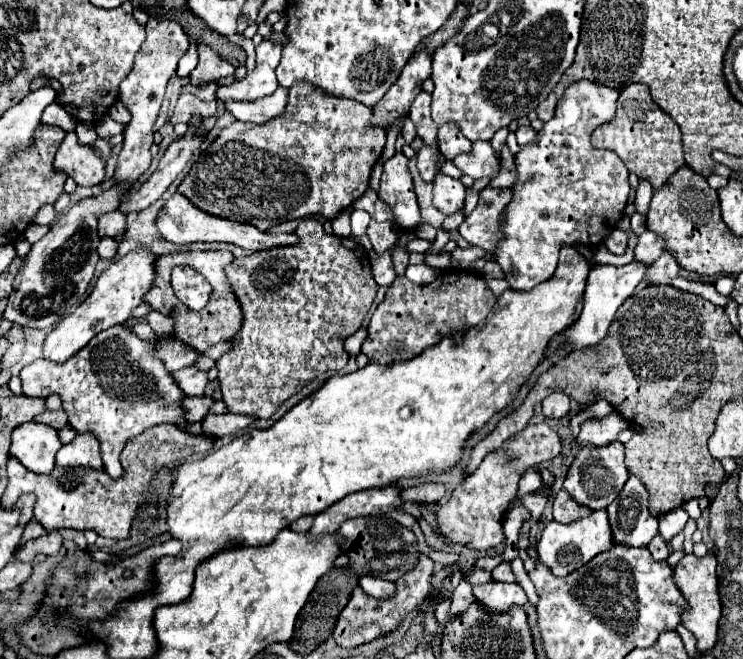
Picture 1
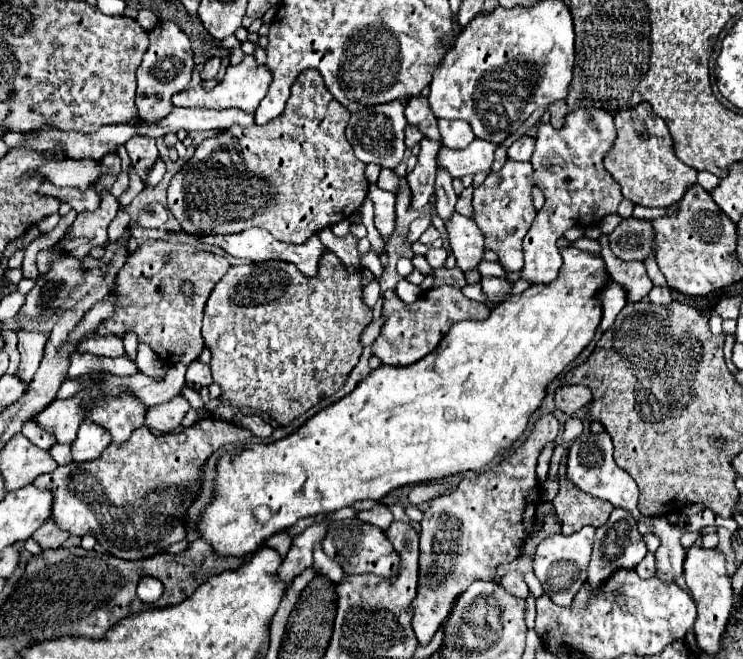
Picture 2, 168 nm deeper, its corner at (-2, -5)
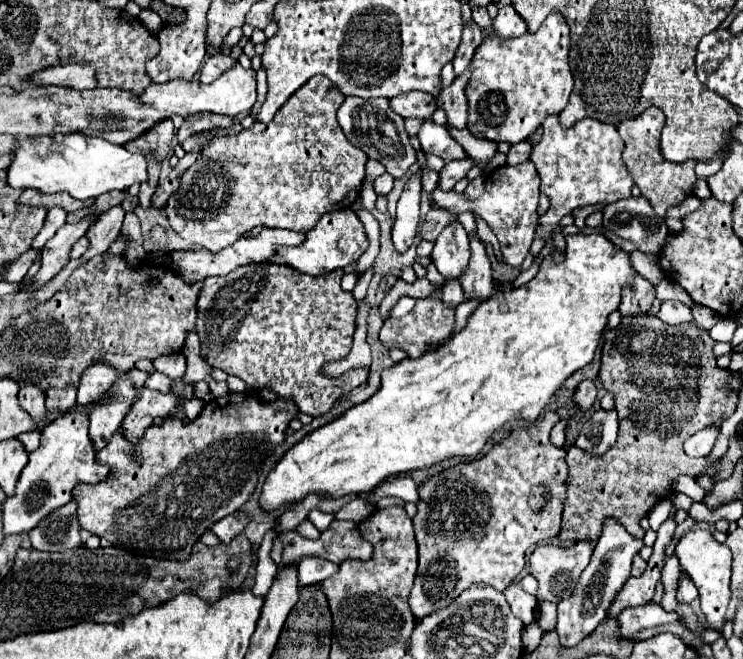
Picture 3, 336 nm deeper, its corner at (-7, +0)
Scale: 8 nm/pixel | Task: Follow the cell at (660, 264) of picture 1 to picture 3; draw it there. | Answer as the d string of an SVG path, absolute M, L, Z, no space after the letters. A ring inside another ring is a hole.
M663 302L661 308L659 308L659 314L657 314L663 322L667 324L687 324L693 320L691 316L691 308L687 308L685 304L681 302Z

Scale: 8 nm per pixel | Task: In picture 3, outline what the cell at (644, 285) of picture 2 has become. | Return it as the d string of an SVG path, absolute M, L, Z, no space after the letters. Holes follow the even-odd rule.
M635 274L633 284L625 286L623 292L621 292L619 312L623 316L625 314L647 312L653 302L655 302L655 288L653 288L653 284L647 278L643 278L641 274Z

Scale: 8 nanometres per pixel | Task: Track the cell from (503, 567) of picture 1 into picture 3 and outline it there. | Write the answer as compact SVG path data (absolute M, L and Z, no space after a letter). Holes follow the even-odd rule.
M513 582L505 592L505 598L511 606L511 612L523 622L529 624L535 620L535 608L537 608L537 598L527 594L521 586L521 582Z

